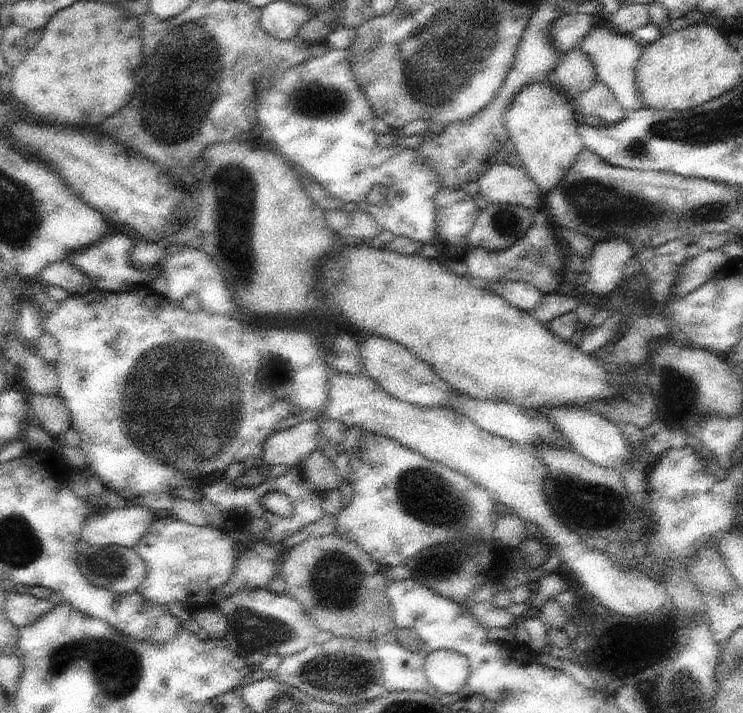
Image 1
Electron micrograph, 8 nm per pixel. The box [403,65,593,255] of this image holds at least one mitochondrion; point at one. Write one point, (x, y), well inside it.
(504, 226)

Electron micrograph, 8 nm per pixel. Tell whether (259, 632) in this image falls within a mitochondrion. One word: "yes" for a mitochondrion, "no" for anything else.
yes

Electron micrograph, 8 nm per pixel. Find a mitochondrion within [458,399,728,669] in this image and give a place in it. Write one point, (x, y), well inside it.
(591, 507)

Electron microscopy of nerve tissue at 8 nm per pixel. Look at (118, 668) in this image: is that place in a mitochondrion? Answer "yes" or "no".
yes

